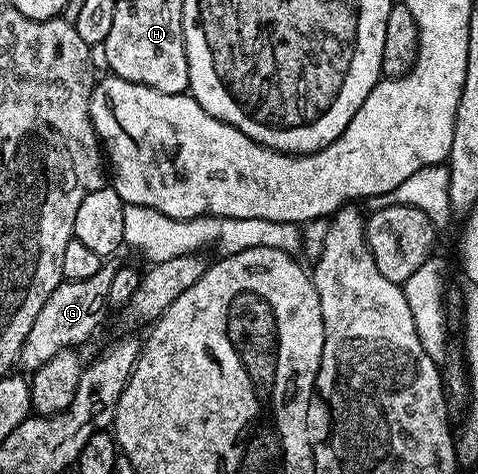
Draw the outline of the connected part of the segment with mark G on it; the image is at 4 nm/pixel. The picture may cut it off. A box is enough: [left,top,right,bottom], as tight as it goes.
[19,262,117,373]

